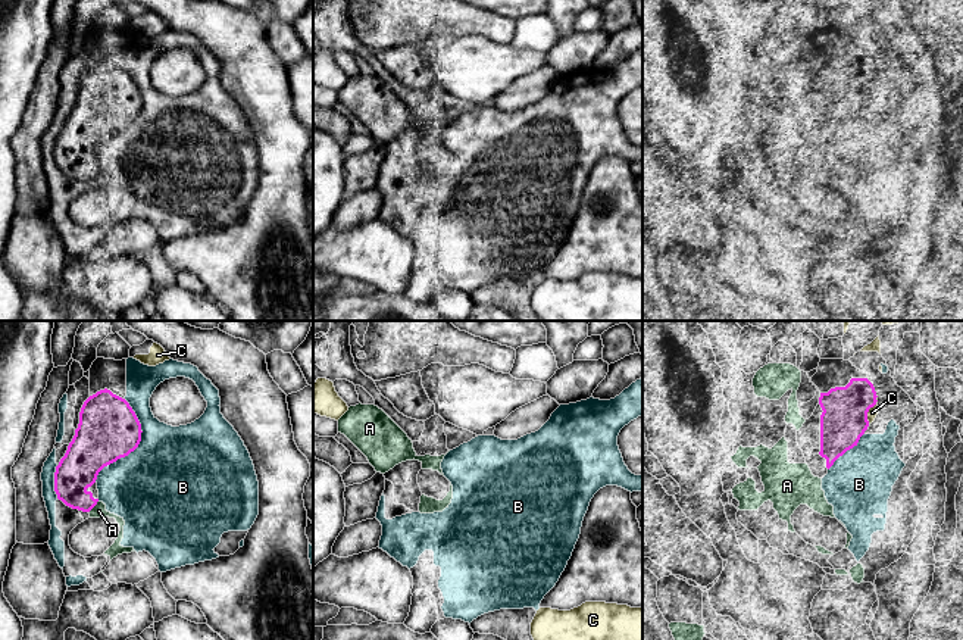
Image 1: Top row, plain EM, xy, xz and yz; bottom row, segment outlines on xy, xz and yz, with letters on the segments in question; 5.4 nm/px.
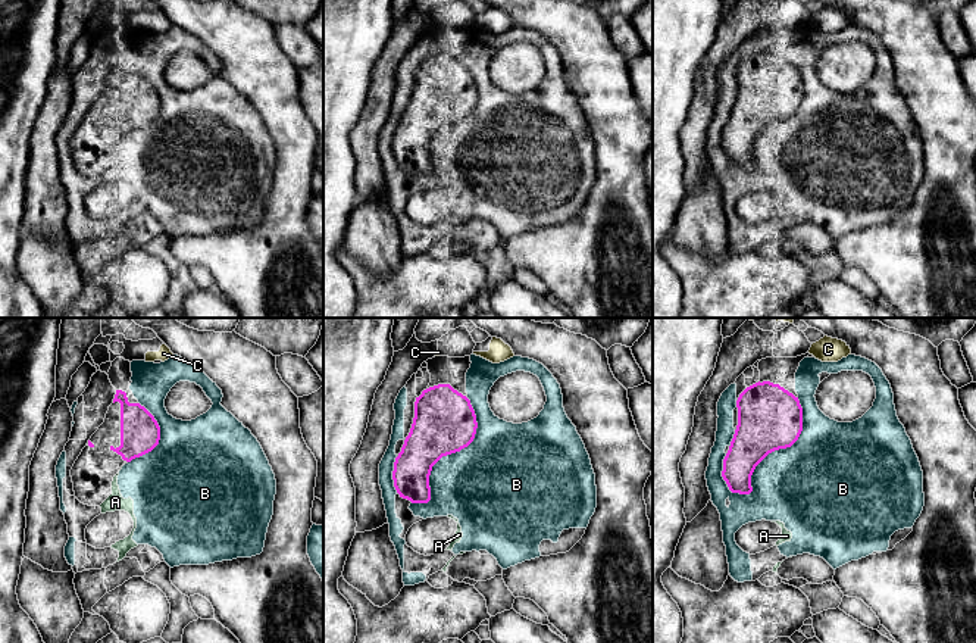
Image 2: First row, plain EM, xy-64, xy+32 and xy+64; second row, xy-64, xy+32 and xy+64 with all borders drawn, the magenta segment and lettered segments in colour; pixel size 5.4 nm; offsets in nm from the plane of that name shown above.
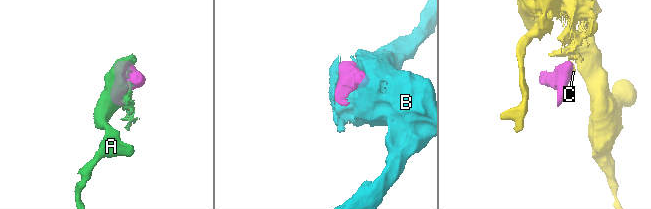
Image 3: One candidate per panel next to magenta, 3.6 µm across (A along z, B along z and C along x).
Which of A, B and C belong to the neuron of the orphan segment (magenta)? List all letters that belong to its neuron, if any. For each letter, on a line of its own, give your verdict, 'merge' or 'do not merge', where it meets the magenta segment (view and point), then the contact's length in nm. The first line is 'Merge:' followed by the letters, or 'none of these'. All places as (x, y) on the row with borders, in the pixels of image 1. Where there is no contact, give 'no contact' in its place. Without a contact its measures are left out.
Merge: A
A: merge; contact xy (94, 505); length 90 nm
B: do not merge; contact xy (137, 446); length 480 nm
C: do not merge; contact yz (869, 408); length 160 nm

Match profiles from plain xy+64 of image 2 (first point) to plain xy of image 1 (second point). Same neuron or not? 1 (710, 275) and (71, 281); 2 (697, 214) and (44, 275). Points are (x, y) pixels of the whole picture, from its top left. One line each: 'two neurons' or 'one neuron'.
1: one neuron
2: one neuron

